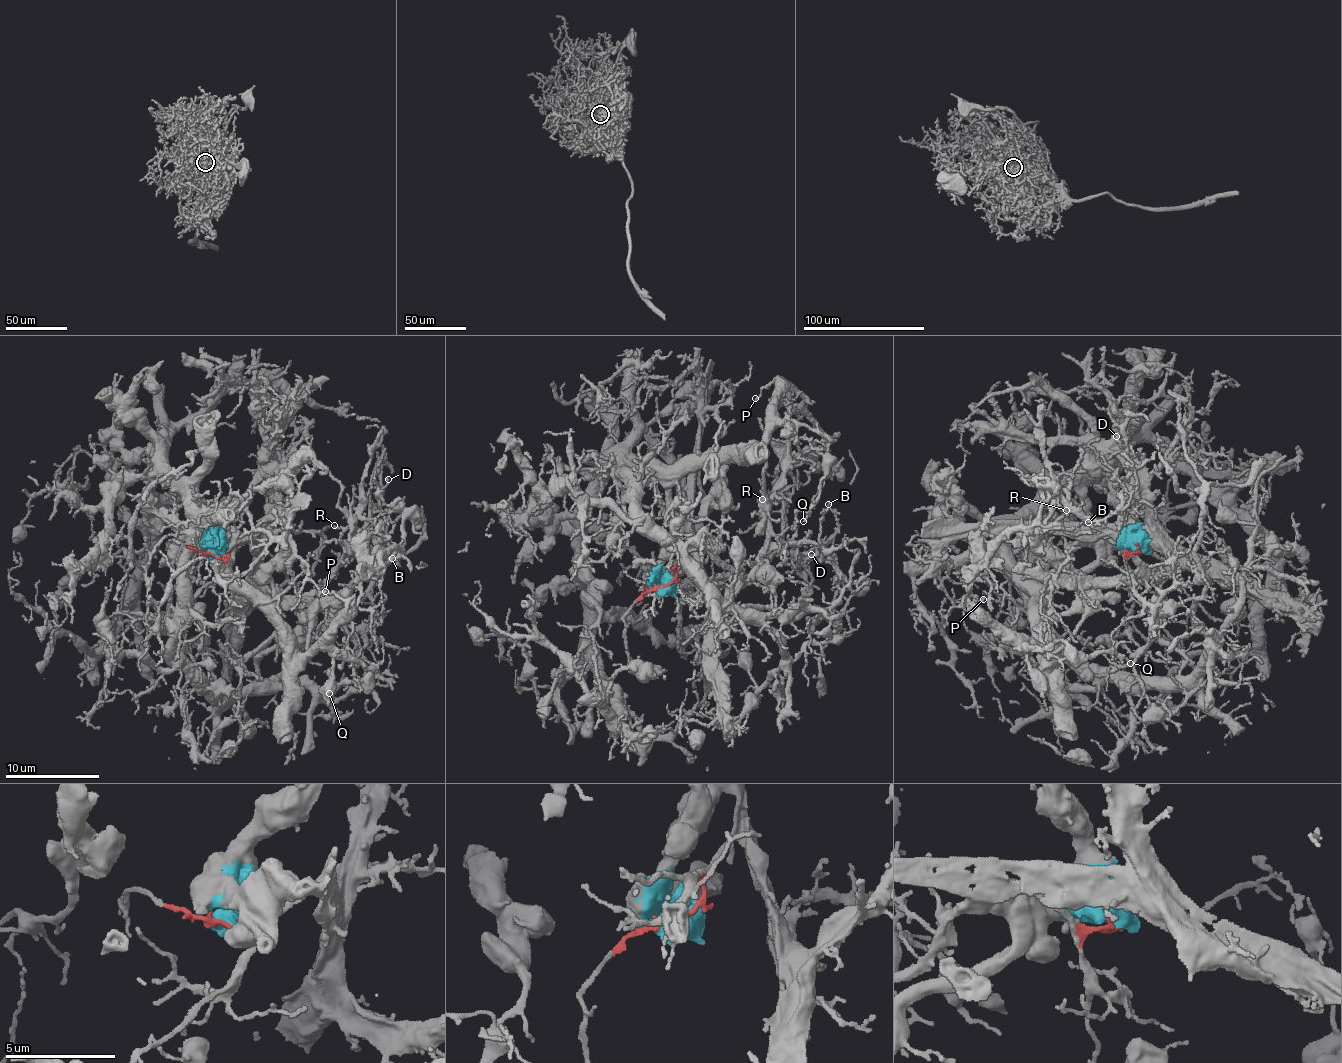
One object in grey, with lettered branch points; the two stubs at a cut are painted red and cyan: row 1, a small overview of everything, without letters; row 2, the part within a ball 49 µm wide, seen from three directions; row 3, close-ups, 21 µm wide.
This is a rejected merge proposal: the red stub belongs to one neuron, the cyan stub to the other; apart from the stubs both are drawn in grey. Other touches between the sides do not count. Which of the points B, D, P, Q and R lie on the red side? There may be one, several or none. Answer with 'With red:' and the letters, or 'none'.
With red: B, D, R

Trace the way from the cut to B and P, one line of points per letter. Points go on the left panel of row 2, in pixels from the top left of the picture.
B: (210, 553), (223, 559), (250, 539), (265, 587), (283, 596), (309, 594), (363, 535), (399, 559), (393, 557)
P: (210, 553), (217, 542), (231, 563), (229, 578), (292, 637), (301, 653), (340, 617), (345, 603), (325, 590)

